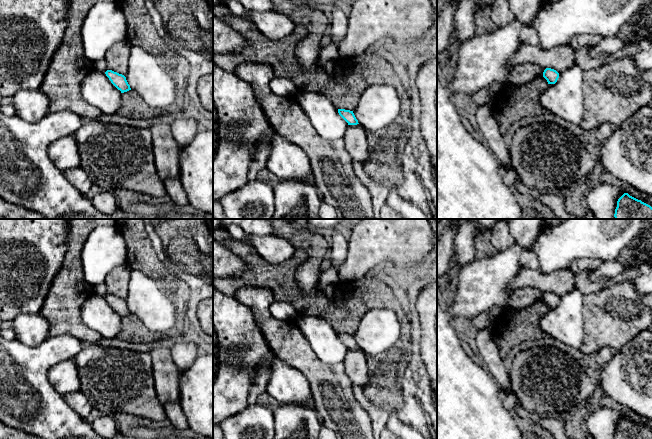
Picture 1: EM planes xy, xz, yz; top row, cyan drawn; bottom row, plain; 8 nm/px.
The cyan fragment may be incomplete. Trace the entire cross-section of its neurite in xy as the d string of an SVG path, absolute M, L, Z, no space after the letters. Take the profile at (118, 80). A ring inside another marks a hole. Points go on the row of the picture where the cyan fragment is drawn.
M107 70L105 72L106 76L109 78L111 83L121 91L121 93L131 90L130 85L128 84L126 77L122 74L114 72L112 70Z

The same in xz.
M338 109L338 113L348 123L348 125L359 124L353 111L345 110L345 109Z

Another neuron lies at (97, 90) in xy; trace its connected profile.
M96 70L84 78L81 97L86 103L107 115L116 114L122 104L121 91L111 83L105 72Z

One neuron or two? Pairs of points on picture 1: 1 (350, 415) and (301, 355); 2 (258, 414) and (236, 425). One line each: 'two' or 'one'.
1: one
2: one

